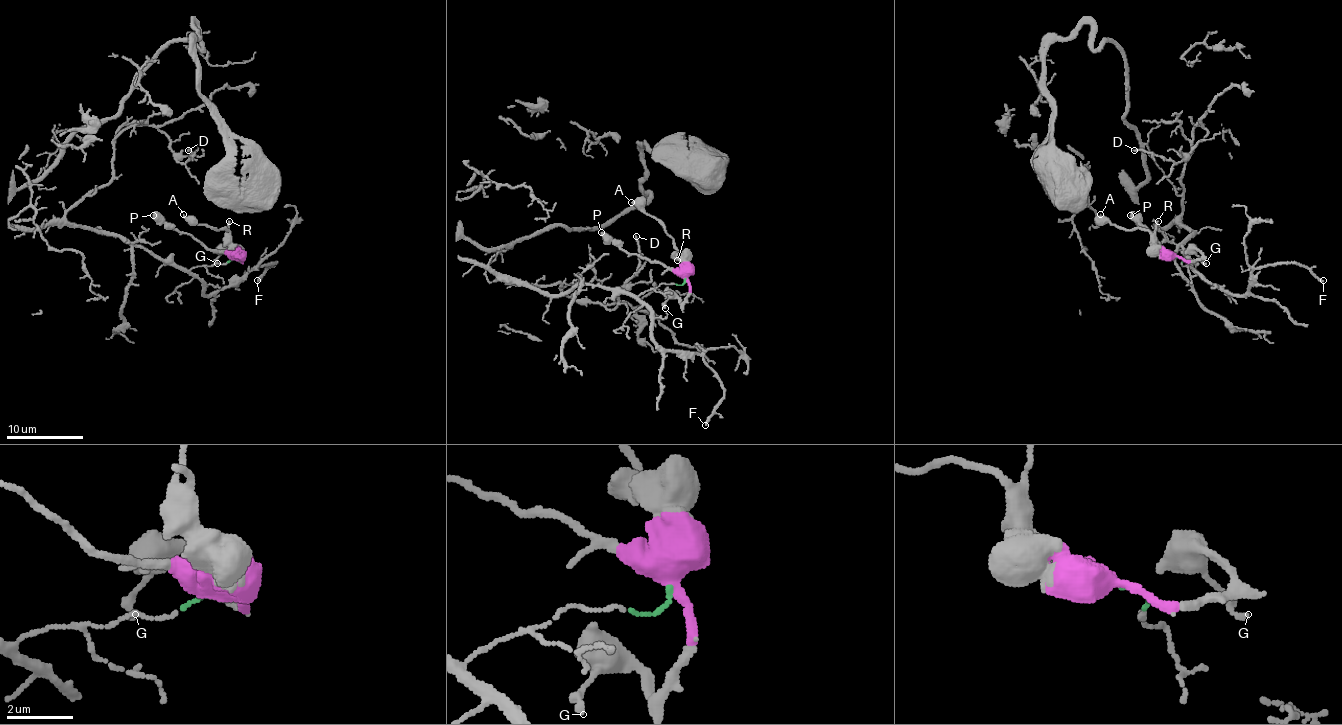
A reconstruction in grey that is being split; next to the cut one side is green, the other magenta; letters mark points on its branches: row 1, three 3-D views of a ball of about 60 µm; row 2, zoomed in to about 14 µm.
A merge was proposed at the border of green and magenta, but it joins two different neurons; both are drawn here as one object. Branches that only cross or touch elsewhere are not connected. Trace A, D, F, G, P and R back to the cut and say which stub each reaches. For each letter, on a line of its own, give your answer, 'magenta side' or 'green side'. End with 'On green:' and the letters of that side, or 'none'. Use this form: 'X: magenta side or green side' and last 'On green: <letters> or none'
A: magenta side
D: green side
F: green side
G: magenta side
P: magenta side
R: magenta side
On green: D, F

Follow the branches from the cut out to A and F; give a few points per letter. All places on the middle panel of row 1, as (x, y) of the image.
A: (686, 278), (686, 262), (674, 241), (659, 222), (632, 203)
F: (686, 278), (638, 299), (651, 312), (659, 345), (697, 352), (722, 385), (724, 398), (705, 425)

